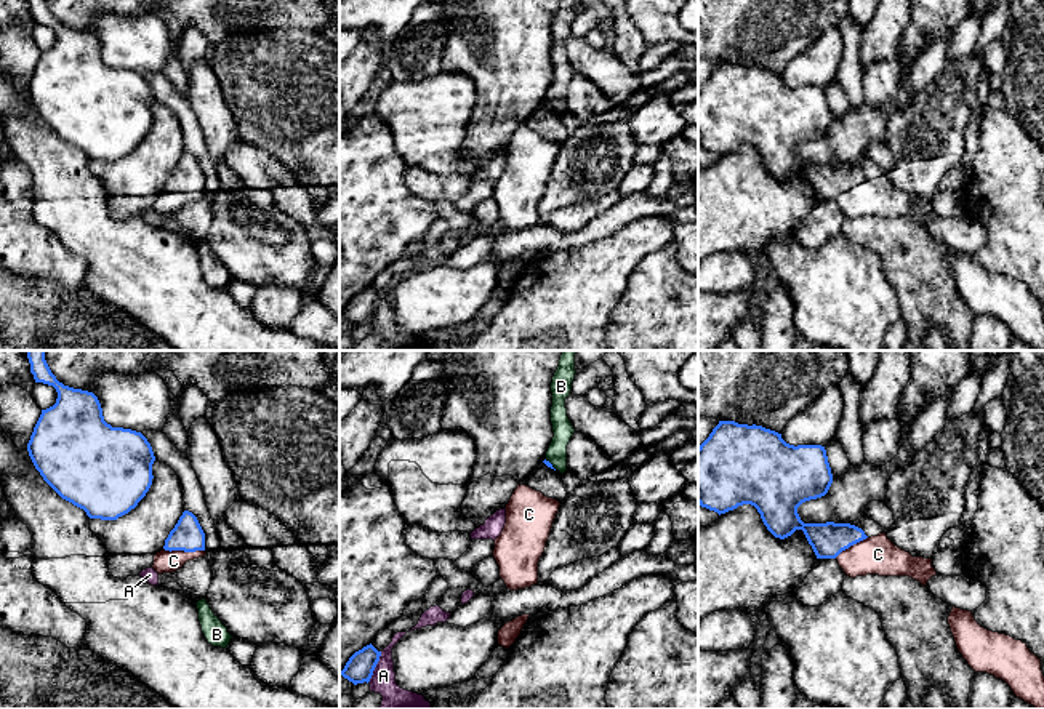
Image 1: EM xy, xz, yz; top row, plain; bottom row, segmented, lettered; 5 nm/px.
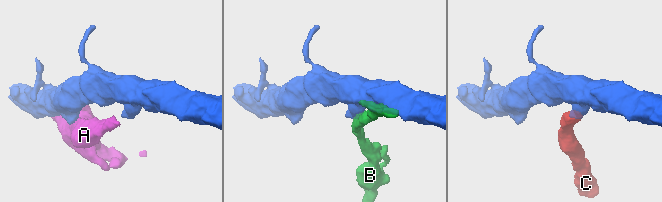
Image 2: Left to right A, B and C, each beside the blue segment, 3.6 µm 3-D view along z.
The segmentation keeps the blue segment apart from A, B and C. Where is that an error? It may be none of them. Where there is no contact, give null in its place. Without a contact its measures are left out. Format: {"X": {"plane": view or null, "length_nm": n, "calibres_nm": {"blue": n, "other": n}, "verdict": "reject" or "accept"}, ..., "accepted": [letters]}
{"A": {"plane": "xz", "length_nm": 180, "calibres_nm": {"blue": 140, "other": 190}, "verdict": "reject"}, "B": {"plane": "xz", "length_nm": 80, "calibres_nm": {"blue": 20, "other": 100}, "verdict": "reject"}, "C": {"plane": "xy", "length_nm": 200, "calibres_nm": {"blue": 160, "other": 110}, "verdict": "accept"}, "accepted": ["C"]}

